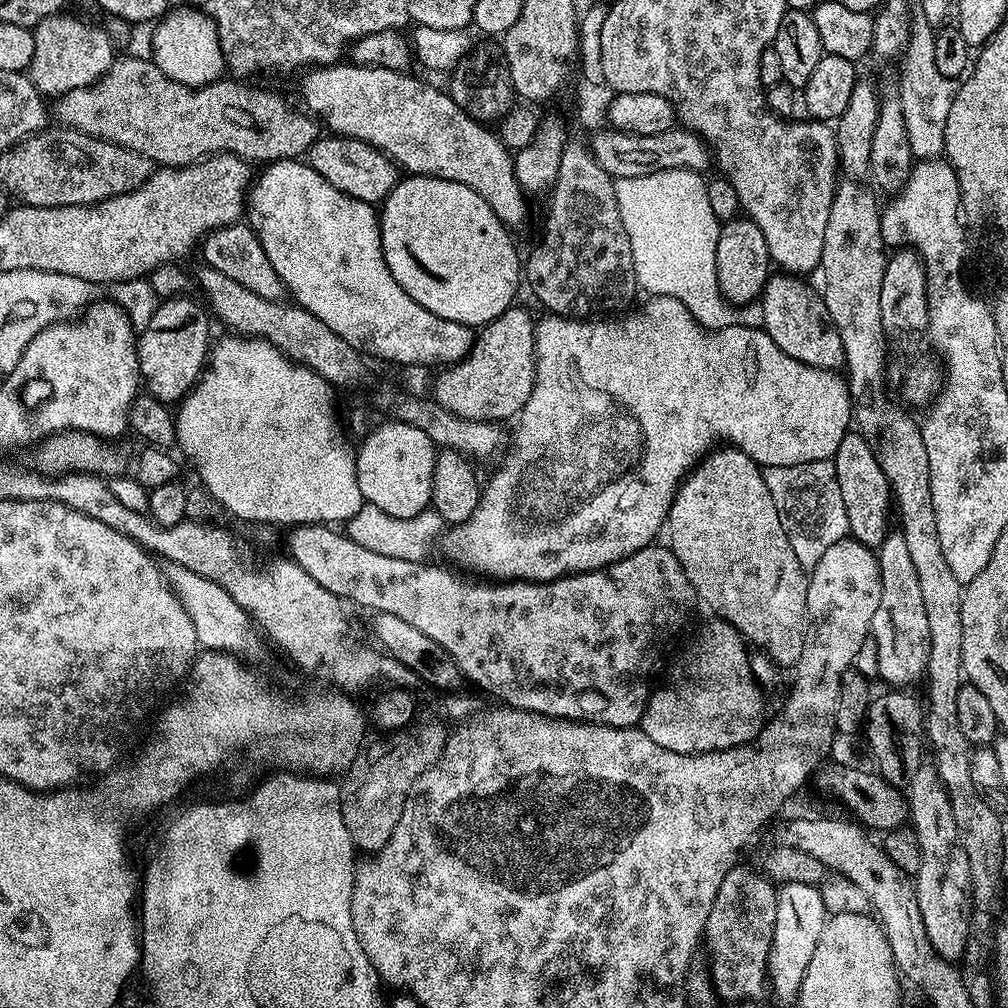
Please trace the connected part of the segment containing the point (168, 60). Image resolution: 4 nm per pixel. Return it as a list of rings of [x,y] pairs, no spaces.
[[[175,8],[153,27],[157,28],[152,32],[152,63],[158,66],[158,70],[162,70],[162,74],[166,74],[166,78],[188,88],[203,88],[206,84],[215,84],[226,72],[215,22],[207,11]]]

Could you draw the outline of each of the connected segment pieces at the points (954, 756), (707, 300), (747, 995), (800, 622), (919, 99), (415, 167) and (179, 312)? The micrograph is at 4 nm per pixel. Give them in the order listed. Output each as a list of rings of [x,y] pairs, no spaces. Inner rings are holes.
[[[864,78],[857,79],[856,85],[854,86],[854,94],[850,94],[850,106],[846,106],[846,110],[840,116],[840,119],[835,121],[834,124],[834,127],[836,129],[836,145],[838,146],[838,154],[840,155],[840,177],[836,181],[836,193],[834,194],[834,202],[830,206],[830,218],[826,218],[826,238],[822,242],[822,258],[820,259],[820,268],[822,269],[822,273],[824,272],[824,288],[822,287],[822,295],[824,297],[824,301],[826,302],[826,310],[830,310],[830,318],[834,318],[834,326],[838,326],[838,334],[842,338],[842,350],[844,351],[843,367],[845,369],[848,368],[848,372],[846,371],[846,379],[848,381],[848,393],[852,395],[852,410],[854,413],[855,427],[858,429],[860,435],[862,436],[866,436],[869,438],[875,438],[875,436],[880,436],[877,438],[877,440],[874,440],[876,457],[878,458],[878,462],[882,466],[882,470],[886,474],[889,486],[892,487],[894,504],[897,508],[898,516],[900,512],[900,524],[902,527],[904,527],[904,529],[902,529],[902,535],[904,537],[904,541],[906,542],[906,548],[910,550],[910,558],[914,558],[914,568],[918,570],[918,582],[922,585],[922,602],[926,602],[926,618],[930,618],[930,658],[928,659],[928,670],[926,673],[926,685],[928,684],[928,700],[926,696],[926,740],[927,743],[931,746],[931,749],[933,746],[933,748],[937,751],[936,757],[934,757],[936,772],[939,773],[940,777],[942,778],[942,782],[946,786],[946,790],[948,791],[951,809],[954,810],[954,820],[958,822],[958,834],[960,835],[960,841],[962,842],[964,849],[966,850],[966,856],[968,858],[968,861],[970,862],[970,872],[972,874],[972,906],[973,909],[975,909],[975,927],[977,929],[988,927],[988,929],[991,929],[994,924],[994,916],[992,920],[992,916],[988,912],[997,911],[996,913],[999,913],[1001,911],[1001,909],[999,910],[1000,899],[1002,899],[1004,896],[1005,817],[1001,815],[1001,813],[997,812],[995,808],[992,808],[990,807],[990,805],[988,805],[988,803],[986,802],[986,798],[980,793],[980,787],[978,787],[974,782],[974,778],[972,777],[972,753],[974,751],[974,745],[970,739],[969,733],[964,732],[962,730],[962,718],[960,717],[960,692],[964,688],[966,683],[966,677],[964,674],[964,663],[962,662],[962,598],[964,597],[964,588],[962,587],[960,580],[958,578],[954,578],[954,570],[950,570],[950,562],[946,562],[946,554],[942,554],[942,542],[938,538],[938,518],[934,518],[934,494],[930,494],[930,458],[926,458],[926,442],[922,442],[920,424],[918,423],[918,420],[915,420],[915,418],[911,416],[910,413],[903,412],[903,410],[908,410],[905,410],[903,407],[901,407],[899,403],[896,403],[897,405],[891,404],[891,402],[888,401],[887,394],[884,393],[884,359],[887,358],[889,349],[886,347],[886,337],[884,335],[884,331],[882,330],[882,305],[879,304],[879,301],[882,299],[882,274],[884,273],[884,262],[886,259],[886,245],[884,239],[882,238],[882,226],[880,225],[880,213],[882,211],[882,208],[879,203],[876,205],[877,193],[873,191],[873,189],[869,187],[868,184],[867,186],[869,189],[866,185],[863,184],[862,181],[860,181],[864,179],[867,181],[870,176],[870,169],[872,166],[871,138],[875,132],[876,122],[879,118],[881,99],[881,93],[876,93],[876,88],[874,85],[871,84],[870,81],[864,80]]]
[[[666,170],[644,175],[642,178],[616,180],[615,197],[622,226],[630,235],[631,254],[634,257],[634,270],[637,287],[649,295],[672,296],[678,298],[700,325],[709,331],[724,329],[732,324],[747,328],[763,328],[765,319],[758,300],[749,304],[730,305],[718,286],[717,246],[721,221],[711,209],[708,185],[705,177],[688,170]]]
[[[734,867],[722,882],[702,937],[703,943],[708,943],[710,984],[722,999],[756,1000],[766,992],[776,894],[773,882],[756,868]]]
[[[720,446],[708,453],[701,459],[699,465],[688,473],[686,479],[676,489],[676,496],[672,499],[672,505],[668,511],[666,521],[666,536],[668,532],[667,547],[672,549],[673,554],[678,558],[686,578],[692,584],[693,593],[700,596],[716,611],[715,615],[719,619],[727,620],[743,634],[753,645],[757,644],[759,651],[775,660],[777,665],[791,665],[802,654],[802,646],[806,642],[806,633],[808,632],[808,607],[806,606],[806,590],[808,589],[809,573],[800,565],[798,558],[794,556],[794,546],[790,546],[790,538],[780,521],[778,506],[774,506],[774,498],[770,498],[770,490],[766,490],[766,482],[761,465],[745,454],[741,448],[731,446]]]
[[[922,18],[915,19],[909,25],[908,41],[902,54],[904,64],[898,94],[902,99],[907,140],[917,159],[933,159],[943,153],[946,118],[949,117],[958,87],[955,79],[944,77],[936,66],[934,37],[933,25]]]
[[[337,62],[327,66],[316,66],[303,73],[304,81],[300,84],[300,96],[304,99],[303,107],[313,117],[319,118],[326,125],[327,131],[337,136],[349,136],[355,140],[374,146],[384,152],[405,173],[417,176],[441,176],[450,182],[462,182],[470,186],[498,214],[505,226],[520,224],[528,216],[526,194],[520,188],[512,169],[513,153],[504,145],[495,131],[490,132],[481,121],[467,116],[457,106],[447,91],[435,88],[407,71],[395,72],[390,69],[372,68],[353,62]]]
[[[168,298],[157,303],[154,318],[138,336],[143,387],[147,395],[165,402],[178,402],[192,391],[210,355],[209,313],[203,303],[184,299],[188,298]]]

